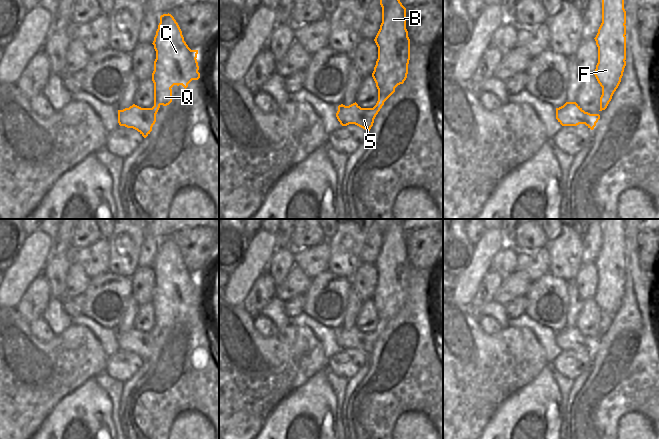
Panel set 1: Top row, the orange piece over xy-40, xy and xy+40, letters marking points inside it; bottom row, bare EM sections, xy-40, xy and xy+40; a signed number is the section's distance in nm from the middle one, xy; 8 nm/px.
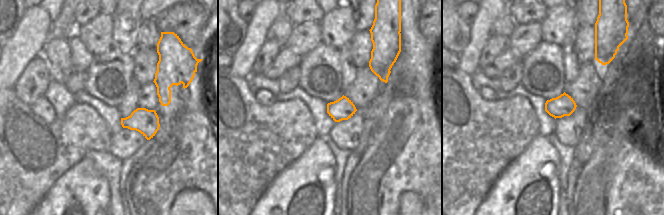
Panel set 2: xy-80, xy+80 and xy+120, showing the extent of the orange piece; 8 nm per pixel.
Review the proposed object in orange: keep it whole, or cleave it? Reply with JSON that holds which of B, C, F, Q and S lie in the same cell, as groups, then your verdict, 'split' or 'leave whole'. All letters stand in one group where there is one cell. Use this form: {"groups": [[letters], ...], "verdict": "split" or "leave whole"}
{"groups": [["B", "C", "F", "Q"], ["S"]], "verdict": "split"}

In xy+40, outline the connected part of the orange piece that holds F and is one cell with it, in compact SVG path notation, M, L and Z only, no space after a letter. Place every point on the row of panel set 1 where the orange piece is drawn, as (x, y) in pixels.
M602 0L602 23L594 38L598 47L594 75L602 87L599 111L607 108L626 66L625 24L624 0Z

